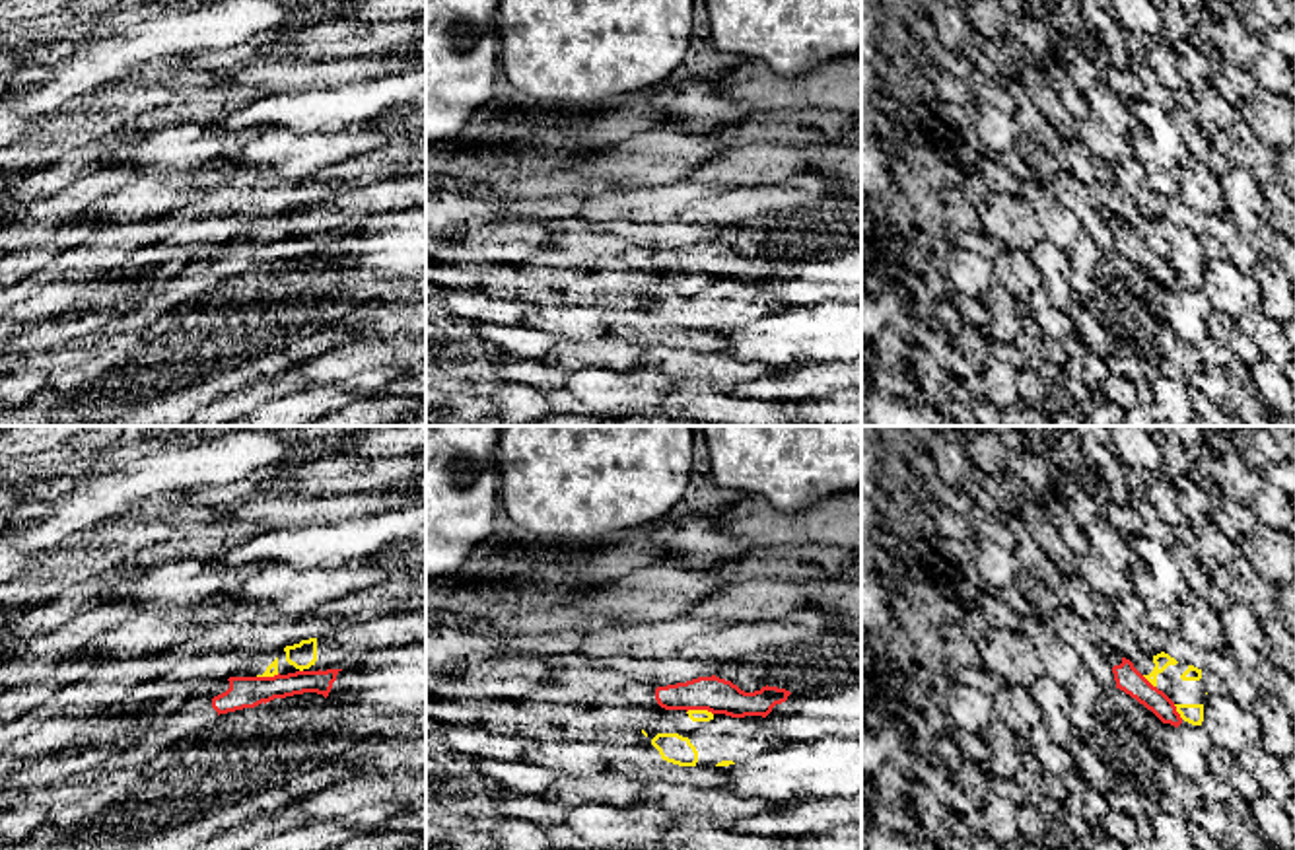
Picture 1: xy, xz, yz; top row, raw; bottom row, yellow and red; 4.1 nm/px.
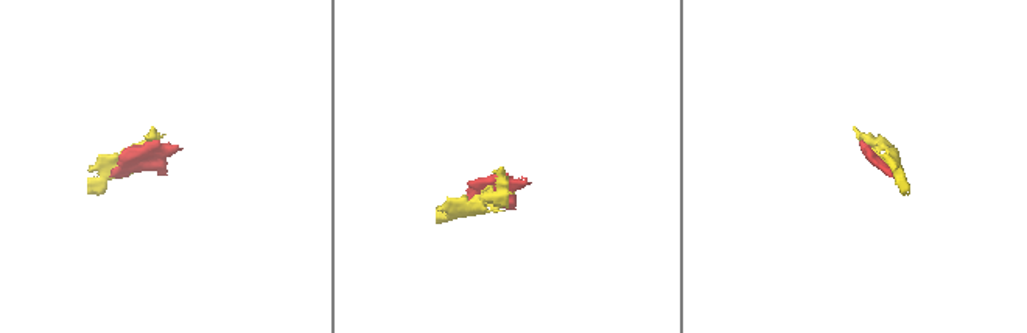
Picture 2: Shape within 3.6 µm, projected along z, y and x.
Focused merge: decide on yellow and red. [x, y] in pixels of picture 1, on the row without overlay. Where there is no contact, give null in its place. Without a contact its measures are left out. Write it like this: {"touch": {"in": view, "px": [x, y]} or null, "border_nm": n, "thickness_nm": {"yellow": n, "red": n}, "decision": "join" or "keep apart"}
{"touch": {"in": "xz", "px": [700, 275]}, "border_nm": 110, "thickness_nm": {"yellow": 50, "red": 150}, "decision": "keep apart"}

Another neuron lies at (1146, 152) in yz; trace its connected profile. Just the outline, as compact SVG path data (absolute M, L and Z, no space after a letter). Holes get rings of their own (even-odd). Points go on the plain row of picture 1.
M1134 119L1126 140L1134 148L1136 159L1149 169L1149 183L1151 183L1153 191L1159 195L1174 193L1172 179L1167 169L1161 169L1157 165L1159 152L1157 152L1155 144L1151 142L1149 132L1138 119Z

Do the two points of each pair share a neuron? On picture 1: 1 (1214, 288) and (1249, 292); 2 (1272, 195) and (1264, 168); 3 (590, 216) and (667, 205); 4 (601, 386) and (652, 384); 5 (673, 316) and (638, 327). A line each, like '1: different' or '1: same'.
1: same
2: different
3: same
4: same
5: different

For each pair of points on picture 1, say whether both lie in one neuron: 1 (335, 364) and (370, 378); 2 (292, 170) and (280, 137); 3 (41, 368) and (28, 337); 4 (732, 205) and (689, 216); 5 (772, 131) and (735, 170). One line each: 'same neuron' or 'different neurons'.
1: different neurons
2: same neuron
3: different neurons
4: same neuron
5: different neurons

